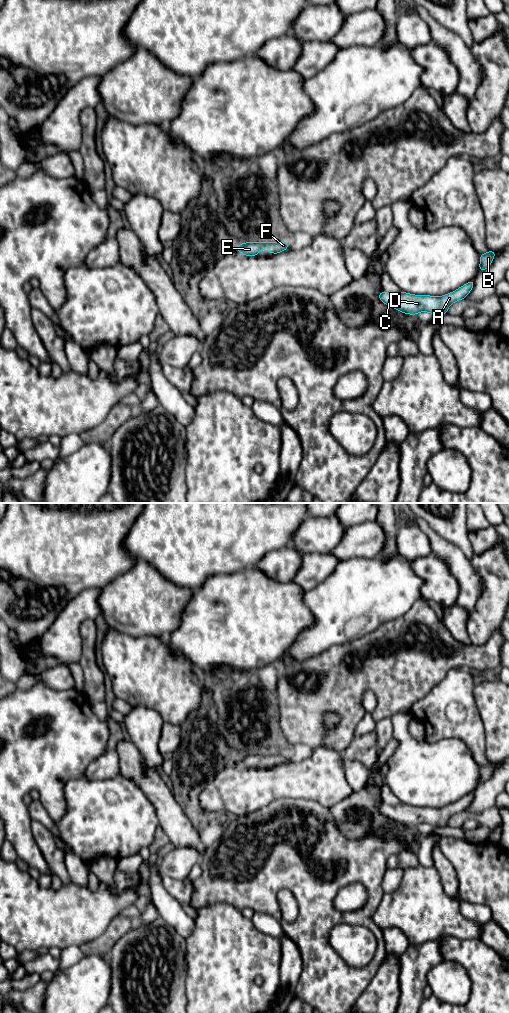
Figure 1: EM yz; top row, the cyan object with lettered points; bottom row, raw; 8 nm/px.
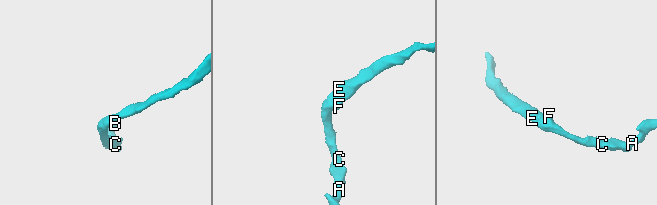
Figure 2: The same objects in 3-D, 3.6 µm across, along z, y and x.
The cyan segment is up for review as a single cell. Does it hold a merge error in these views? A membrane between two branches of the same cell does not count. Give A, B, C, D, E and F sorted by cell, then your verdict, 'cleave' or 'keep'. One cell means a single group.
A B C D E F; keep

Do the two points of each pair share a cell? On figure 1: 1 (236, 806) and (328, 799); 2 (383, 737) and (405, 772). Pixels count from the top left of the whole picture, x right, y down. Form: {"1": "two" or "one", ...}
{"1": "one", "2": "two"}

